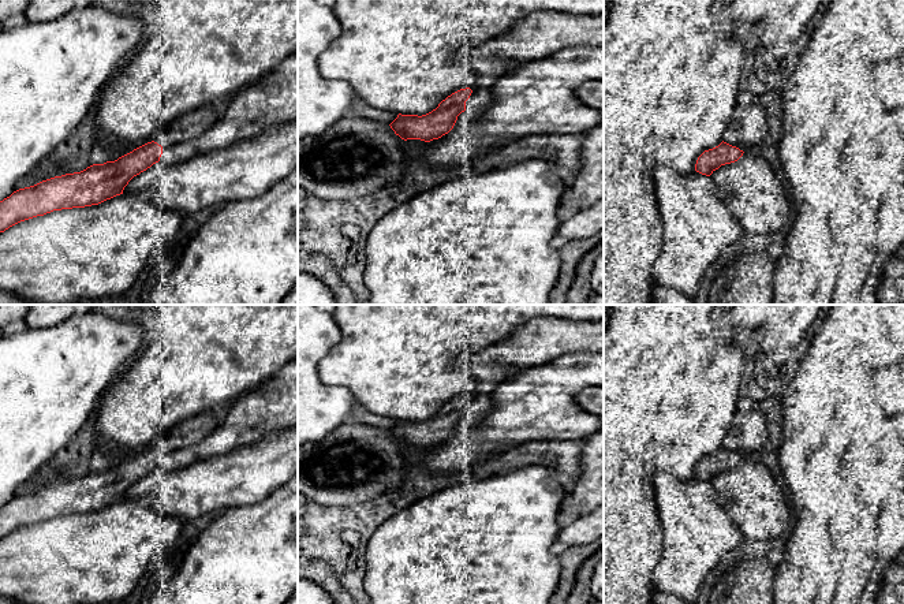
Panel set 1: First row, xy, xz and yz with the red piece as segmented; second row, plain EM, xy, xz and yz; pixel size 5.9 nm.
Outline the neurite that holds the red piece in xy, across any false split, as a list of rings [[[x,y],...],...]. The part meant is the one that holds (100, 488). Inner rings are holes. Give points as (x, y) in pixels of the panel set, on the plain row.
[[[298,357],[283,366],[273,377],[235,399],[224,413],[218,428],[195,445],[163,454],[157,448],[147,448],[115,467],[93,470],[81,478],[66,480],[42,486],[34,492],[19,495],[0,507],[0,538],[10,533],[51,519],[53,517],[98,511],[123,500],[128,488],[141,478],[161,467],[171,473],[203,459],[223,456],[239,447],[249,447],[259,441],[268,432],[298,424]]]

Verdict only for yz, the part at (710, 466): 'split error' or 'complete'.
complete

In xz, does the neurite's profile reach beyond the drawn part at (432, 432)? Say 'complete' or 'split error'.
split error

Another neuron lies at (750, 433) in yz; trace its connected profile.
[[[755,410],[736,413],[732,429],[726,435],[724,448],[747,456],[762,452],[769,444],[770,432],[763,415]]]

